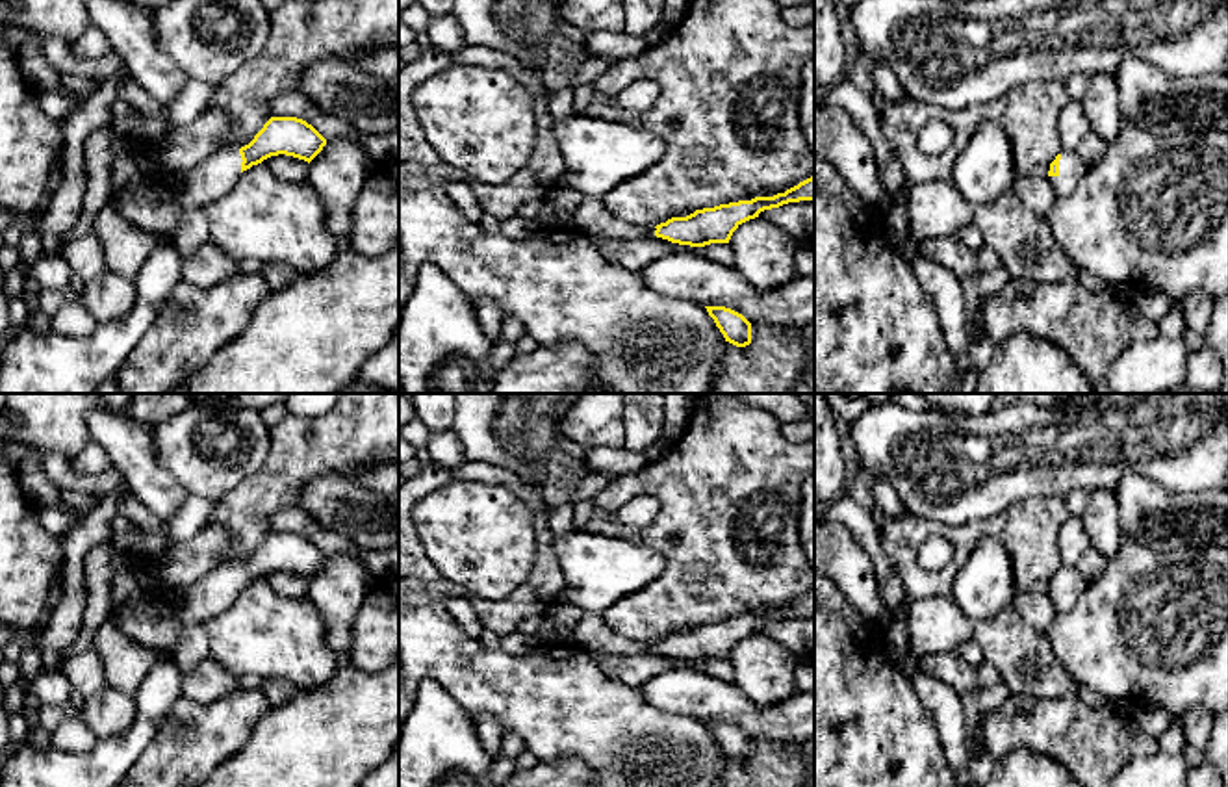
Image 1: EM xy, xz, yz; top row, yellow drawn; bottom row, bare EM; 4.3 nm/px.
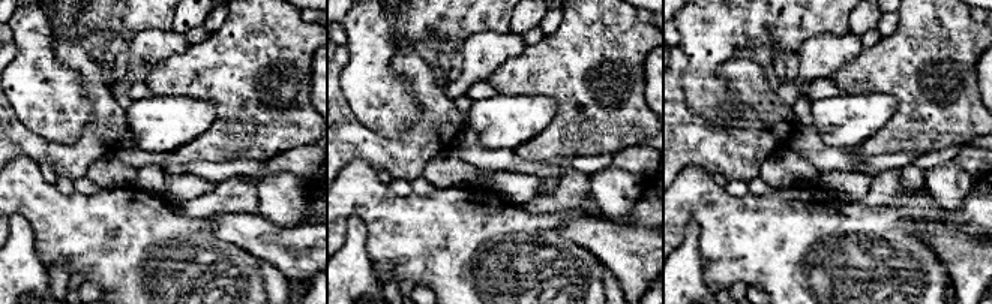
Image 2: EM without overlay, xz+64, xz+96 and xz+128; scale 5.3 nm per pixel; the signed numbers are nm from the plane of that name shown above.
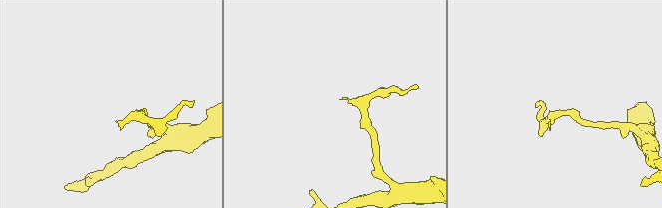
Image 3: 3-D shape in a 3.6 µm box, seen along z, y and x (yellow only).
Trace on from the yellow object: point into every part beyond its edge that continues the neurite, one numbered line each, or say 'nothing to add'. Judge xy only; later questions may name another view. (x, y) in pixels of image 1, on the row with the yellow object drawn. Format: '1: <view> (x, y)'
1: xy (214, 177)

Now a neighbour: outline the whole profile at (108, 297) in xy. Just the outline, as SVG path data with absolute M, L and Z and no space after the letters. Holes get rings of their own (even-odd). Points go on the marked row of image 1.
M106 271L100 277L85 280L80 299L96 323L111 323L122 319L132 310L135 282Z

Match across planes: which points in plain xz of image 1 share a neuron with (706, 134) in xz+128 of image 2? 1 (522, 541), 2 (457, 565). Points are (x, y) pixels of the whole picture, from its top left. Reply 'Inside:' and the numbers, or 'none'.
Inside: none

